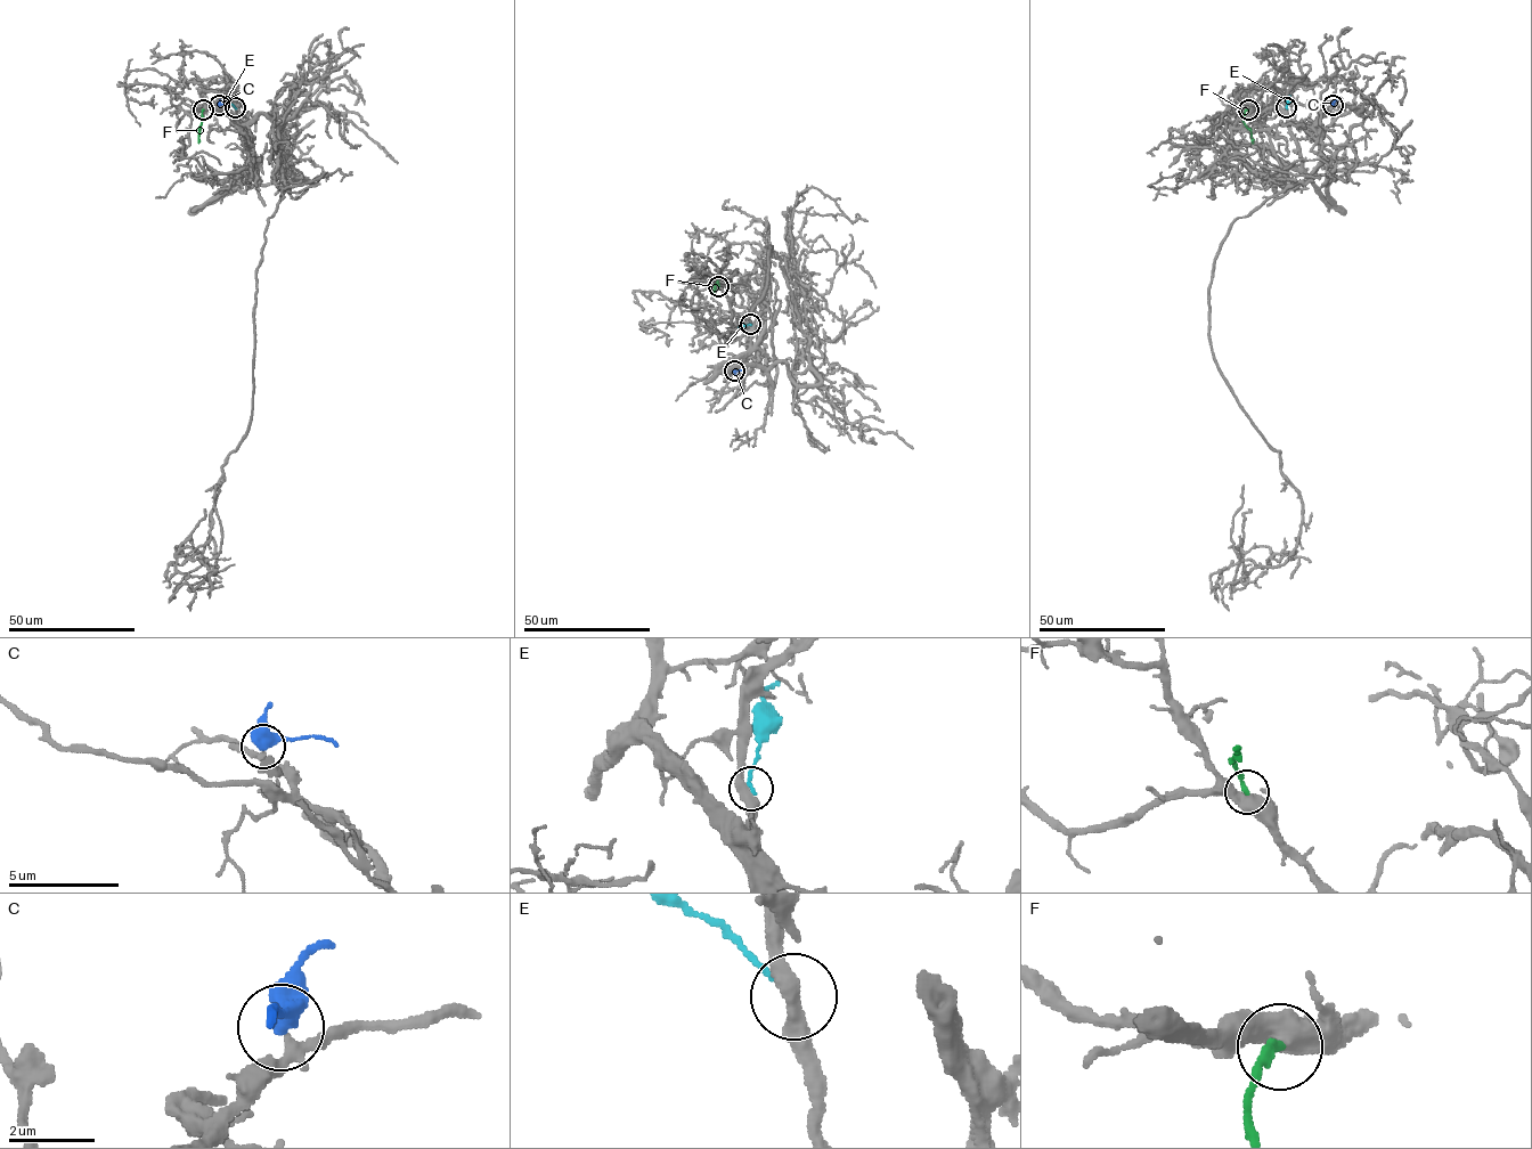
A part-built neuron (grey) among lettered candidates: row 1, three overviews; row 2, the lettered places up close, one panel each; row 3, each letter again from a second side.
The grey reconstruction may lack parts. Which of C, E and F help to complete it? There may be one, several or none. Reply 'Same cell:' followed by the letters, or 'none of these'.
Same cell: F

